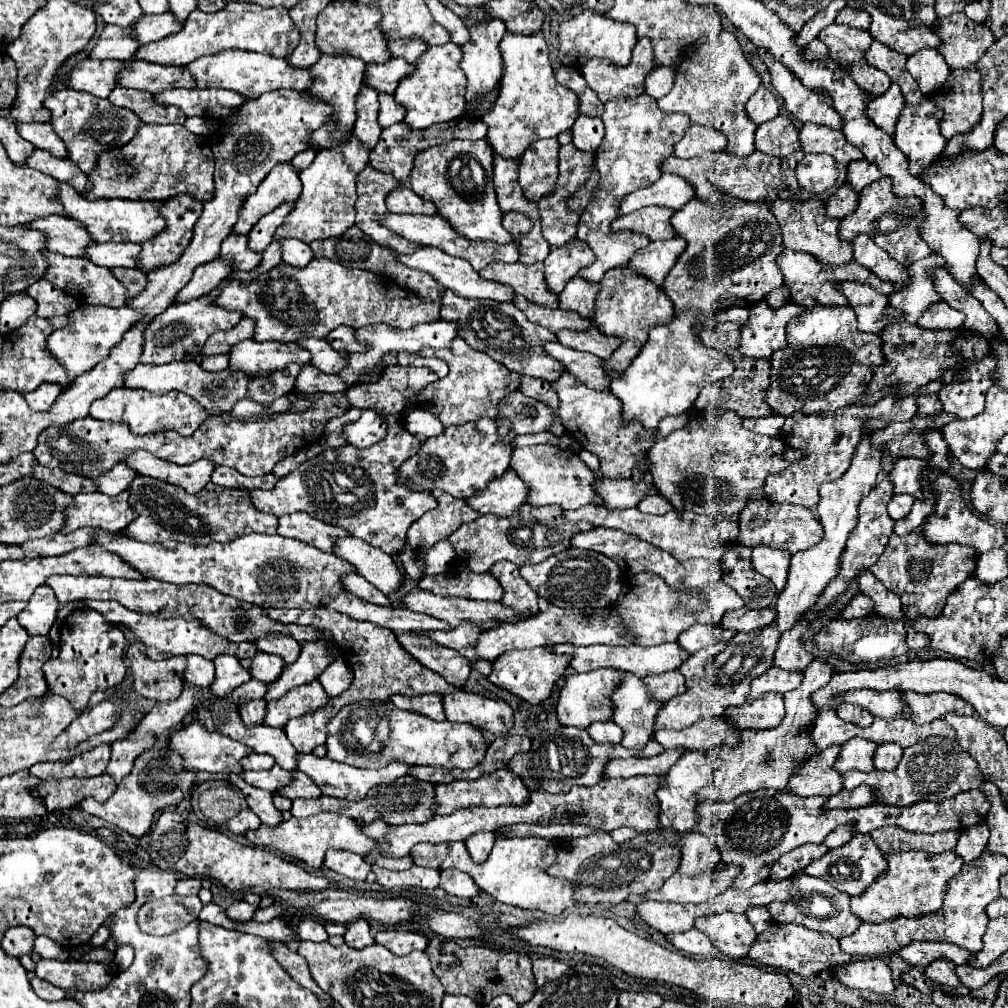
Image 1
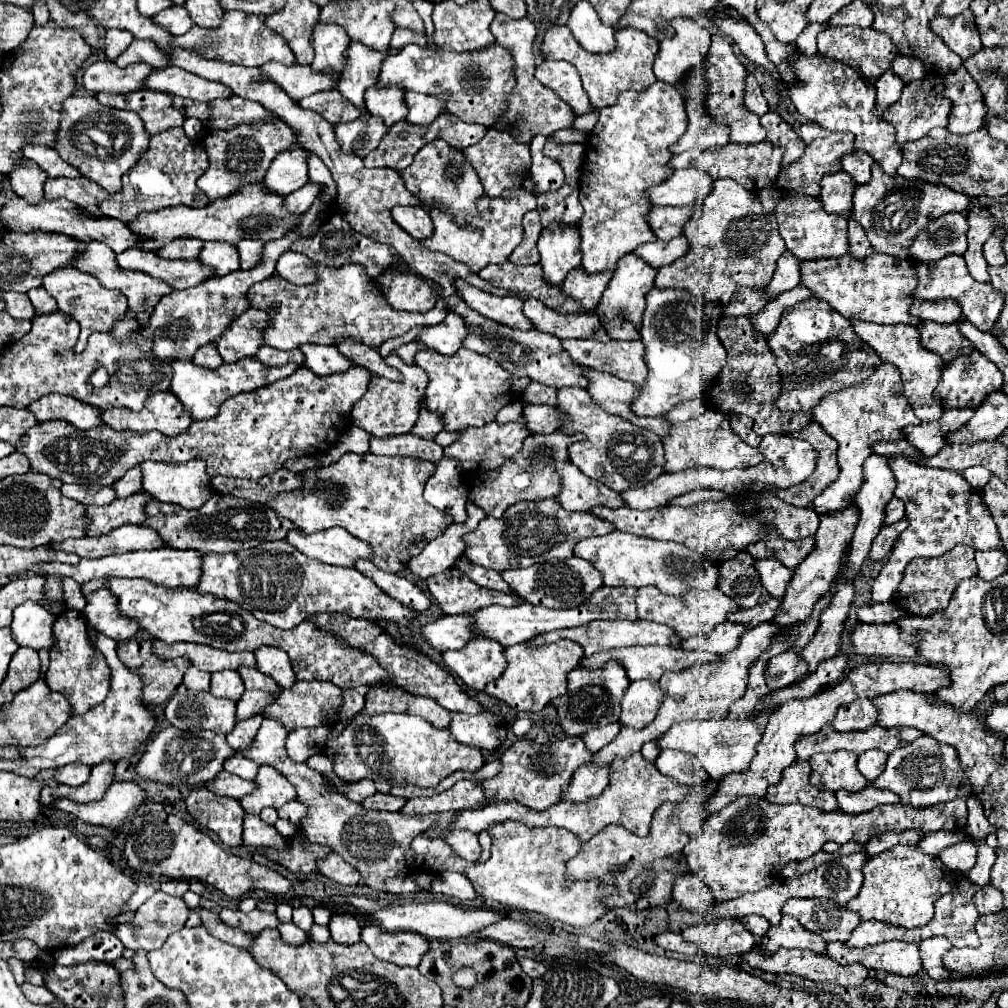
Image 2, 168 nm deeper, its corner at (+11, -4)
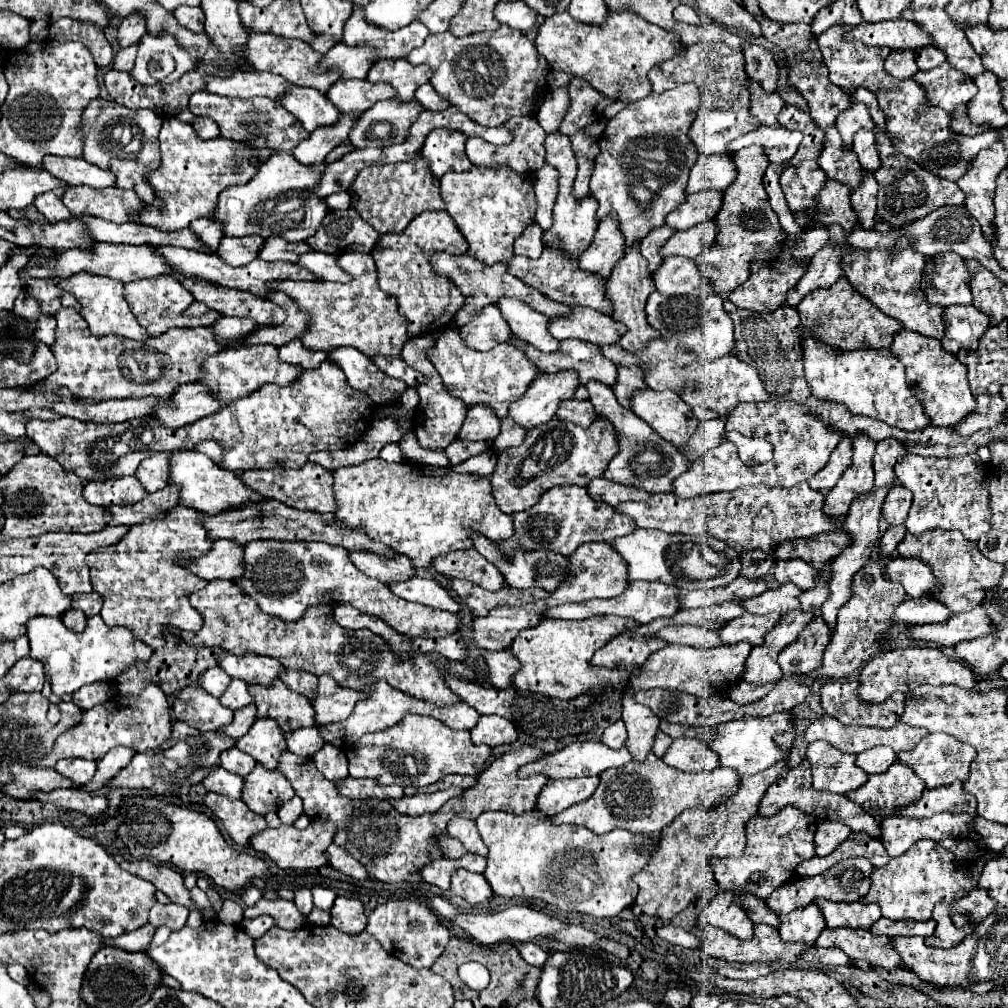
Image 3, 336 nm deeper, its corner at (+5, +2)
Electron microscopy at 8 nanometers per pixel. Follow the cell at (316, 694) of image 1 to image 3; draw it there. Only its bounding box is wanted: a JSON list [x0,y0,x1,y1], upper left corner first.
[310,673,366,725]

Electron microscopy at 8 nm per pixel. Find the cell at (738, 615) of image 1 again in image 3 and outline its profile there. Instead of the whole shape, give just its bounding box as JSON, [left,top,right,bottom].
[764,583,802,613]

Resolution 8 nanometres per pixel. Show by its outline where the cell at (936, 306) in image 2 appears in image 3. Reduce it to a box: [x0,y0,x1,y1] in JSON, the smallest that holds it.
[922,253,972,305]

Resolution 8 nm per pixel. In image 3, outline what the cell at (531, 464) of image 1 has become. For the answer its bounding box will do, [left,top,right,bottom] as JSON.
[586,477,650,507]

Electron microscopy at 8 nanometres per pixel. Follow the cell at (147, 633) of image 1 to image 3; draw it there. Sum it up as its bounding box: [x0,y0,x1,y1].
[218,651,282,685]

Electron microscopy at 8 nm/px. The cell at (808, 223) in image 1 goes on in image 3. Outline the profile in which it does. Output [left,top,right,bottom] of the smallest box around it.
[810,181,858,235]

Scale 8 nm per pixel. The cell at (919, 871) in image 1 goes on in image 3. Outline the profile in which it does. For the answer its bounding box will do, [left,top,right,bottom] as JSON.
[860,841,974,921]

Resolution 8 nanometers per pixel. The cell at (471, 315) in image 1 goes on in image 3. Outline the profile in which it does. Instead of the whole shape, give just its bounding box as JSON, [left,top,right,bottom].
[506,335,616,385]

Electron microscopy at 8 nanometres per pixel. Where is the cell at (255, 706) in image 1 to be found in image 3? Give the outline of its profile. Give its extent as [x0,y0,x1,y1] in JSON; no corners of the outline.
[236,717,286,769]

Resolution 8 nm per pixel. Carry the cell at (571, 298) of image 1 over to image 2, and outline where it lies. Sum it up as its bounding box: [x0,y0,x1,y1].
[562,267,612,311]

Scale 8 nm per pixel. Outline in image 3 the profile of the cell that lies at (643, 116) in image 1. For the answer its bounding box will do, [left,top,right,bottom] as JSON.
[590,83,700,249]

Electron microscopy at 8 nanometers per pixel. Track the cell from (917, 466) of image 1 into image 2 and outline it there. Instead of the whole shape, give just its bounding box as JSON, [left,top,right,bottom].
[872,459,1000,603]

